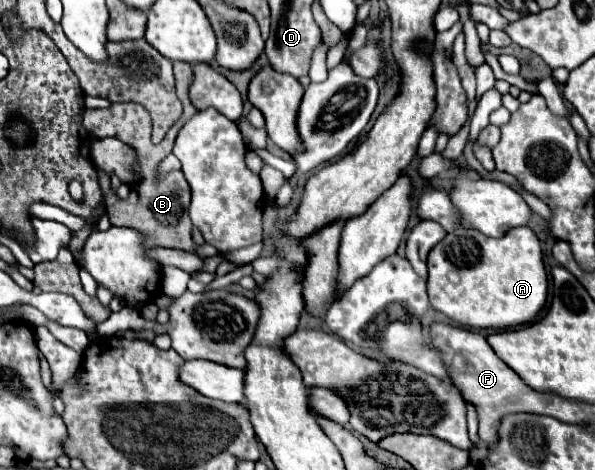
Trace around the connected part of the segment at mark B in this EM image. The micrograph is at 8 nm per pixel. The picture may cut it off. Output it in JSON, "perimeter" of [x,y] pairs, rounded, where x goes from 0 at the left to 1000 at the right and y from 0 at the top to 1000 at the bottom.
{"perimeter":[[[294,132],[291,136],[291,153],[294,153],[294,174],[297,174],[297,200],[301,200],[301,213],[308,217],[308,247],[284,272],[277,294],[257,315],[230,315],[230,298],[224,298],[224,272],[200,277],[197,289],[230,319],[240,370],[237,370],[234,391],[224,400],[227,413],[220,413],[213,426],[197,421],[193,413],[176,413],[176,417],[180,417],[180,455],[183,455],[183,468],[187,468],[190,481],[224,481],[224,485],[250,498],[250,506],[257,506],[257,523],[301,528],[301,532],[321,536],[328,515],[324,515],[324,502],[321,502],[321,485],[324,481],[321,481],[321,468],[314,460],[318,421],[321,421],[314,383],[308,379],[304,366],[287,366],[281,379],[274,379],[274,387],[261,391],[261,353],[264,353],[264,345],[274,340],[287,323],[291,302],[294,302],[304,268],[331,238],[324,230],[324,221],[318,217],[318,183],[324,174],[324,140],[311,136],[311,132]]]}

